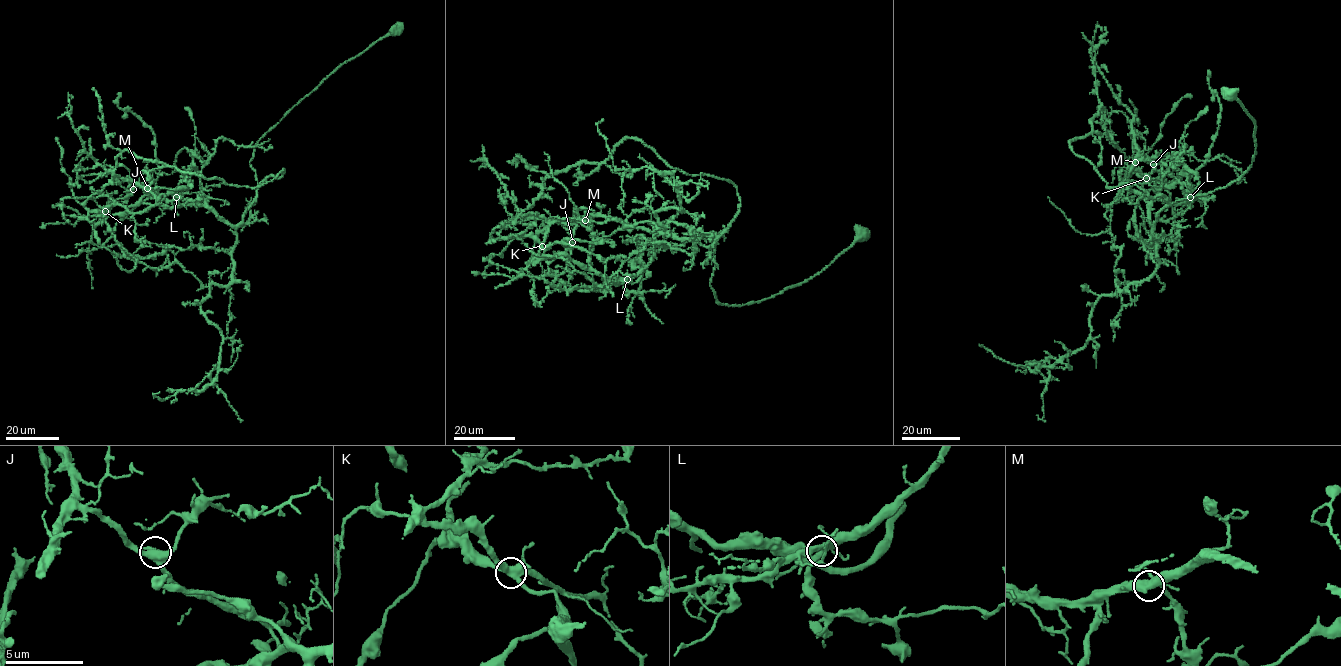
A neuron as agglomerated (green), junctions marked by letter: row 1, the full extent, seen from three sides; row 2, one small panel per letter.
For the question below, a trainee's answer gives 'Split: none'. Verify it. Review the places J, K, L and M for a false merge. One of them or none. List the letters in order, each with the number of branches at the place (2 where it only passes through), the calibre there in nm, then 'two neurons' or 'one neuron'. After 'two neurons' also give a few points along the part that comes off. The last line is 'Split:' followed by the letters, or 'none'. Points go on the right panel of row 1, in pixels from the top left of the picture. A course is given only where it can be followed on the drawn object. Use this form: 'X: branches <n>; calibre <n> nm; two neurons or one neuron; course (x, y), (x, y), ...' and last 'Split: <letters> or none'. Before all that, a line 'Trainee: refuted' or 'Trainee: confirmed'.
Trainee: refuted
J: branches 5; calibre 440 nm; one neuron
K: branches 5; calibre 420 nm; two neurons; course (1146, 178), (1153, 182), (1156, 189), (1177, 181), (1196, 194), (1188, 184), (1179, 141), (1185, 127), (1206, 107)
L: branches 5; calibre 400 nm; one neuron
M: branches 5; calibre 480 nm; one neuron
Split: K

